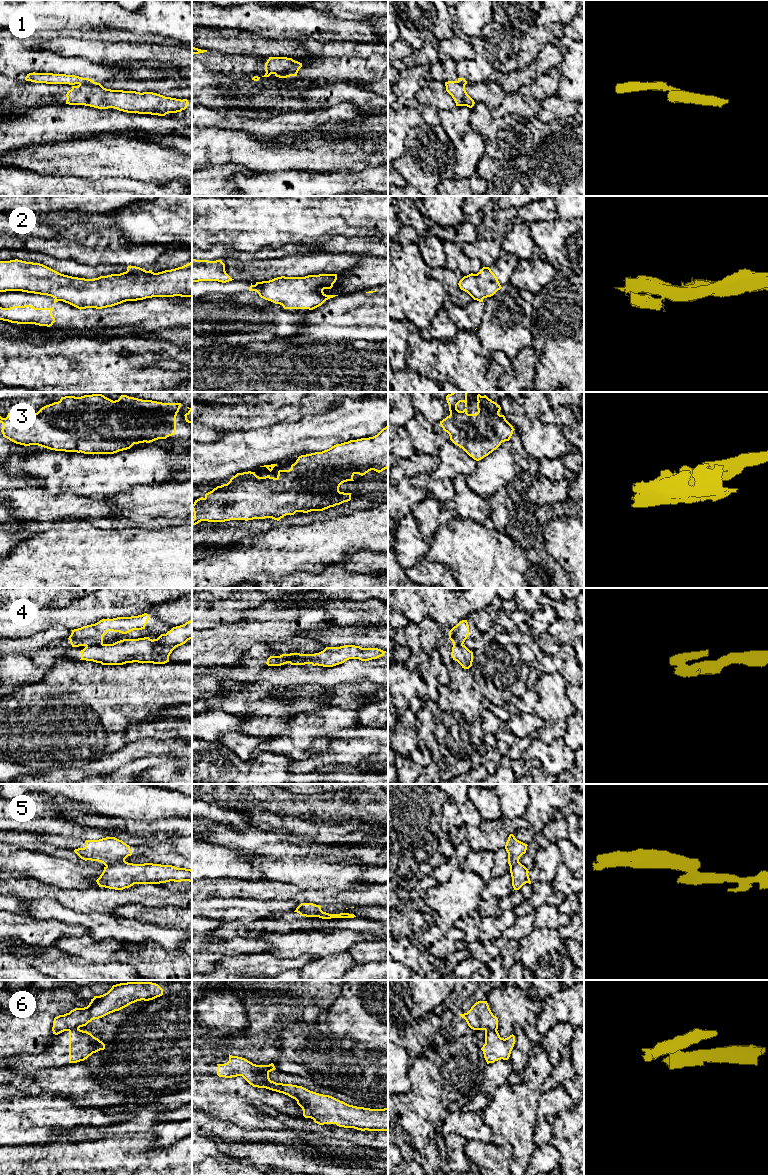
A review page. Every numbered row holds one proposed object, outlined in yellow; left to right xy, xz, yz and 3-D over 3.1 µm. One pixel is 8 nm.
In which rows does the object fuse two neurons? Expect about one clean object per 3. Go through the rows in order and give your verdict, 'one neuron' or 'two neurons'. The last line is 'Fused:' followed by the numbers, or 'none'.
1: two neurons
2: two neurons
3: one neuron
4: two neurons
5: two neurons
6: two neurons
Fused: 1, 2, 4, 5, 6

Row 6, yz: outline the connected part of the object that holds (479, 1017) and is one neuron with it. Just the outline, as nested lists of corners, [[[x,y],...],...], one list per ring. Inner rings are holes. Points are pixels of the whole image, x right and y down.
[[[487,1001],[476,1002],[471,1009],[464,1014],[460,1014],[473,1030],[497,1030],[498,1018],[491,1012]]]

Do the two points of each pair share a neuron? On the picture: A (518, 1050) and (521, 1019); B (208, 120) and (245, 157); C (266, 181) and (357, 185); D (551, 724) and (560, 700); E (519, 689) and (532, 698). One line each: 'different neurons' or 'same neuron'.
A: different neurons
B: different neurons
C: same neuron
D: same neuron
E: different neurons

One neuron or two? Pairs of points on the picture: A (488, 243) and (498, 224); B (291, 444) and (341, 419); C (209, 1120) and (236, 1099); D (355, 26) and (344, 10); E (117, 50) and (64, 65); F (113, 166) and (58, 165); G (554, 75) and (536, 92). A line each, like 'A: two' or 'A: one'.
A: one
B: one
C: two
D: two
E: two
F: one
G: one

